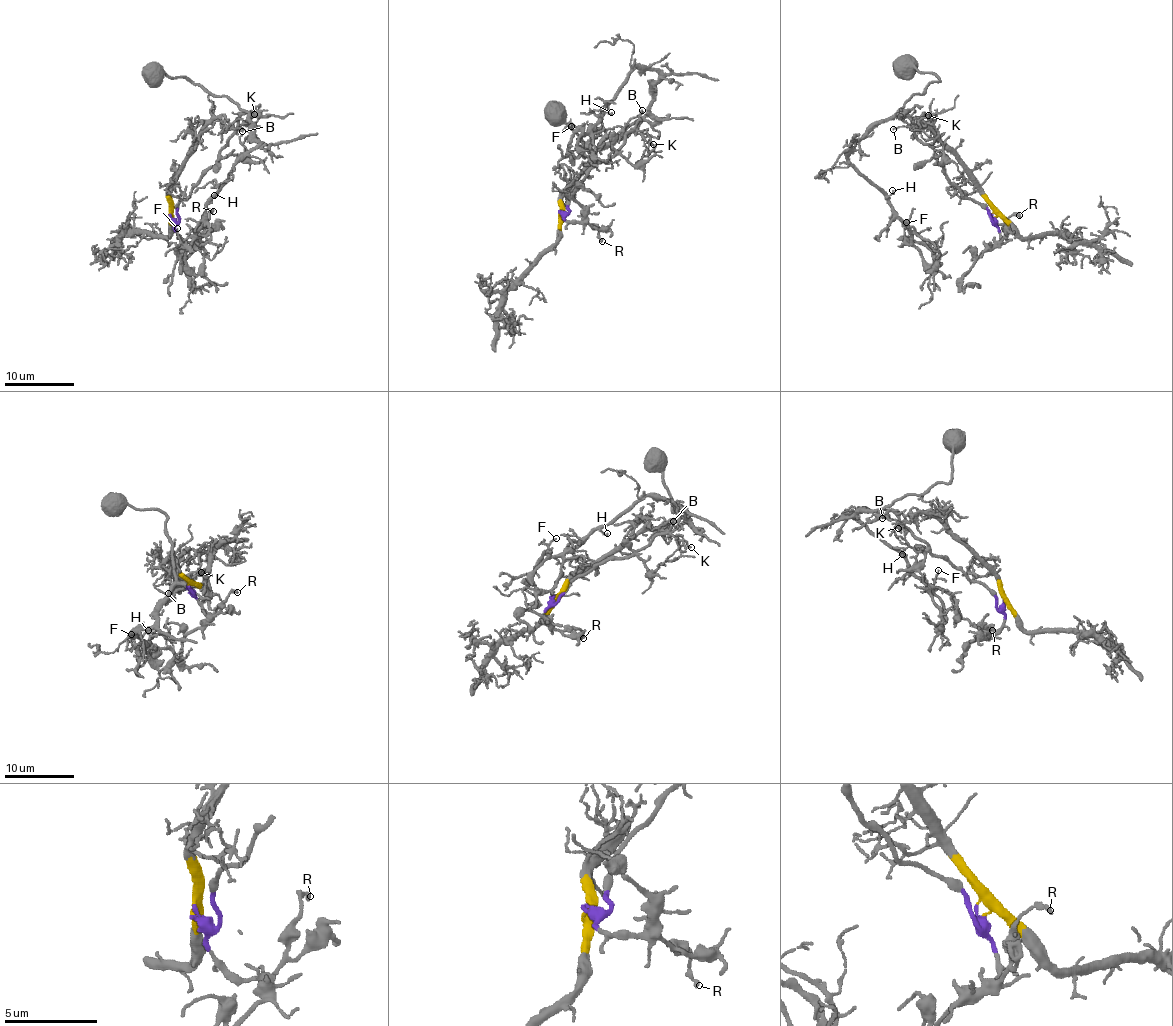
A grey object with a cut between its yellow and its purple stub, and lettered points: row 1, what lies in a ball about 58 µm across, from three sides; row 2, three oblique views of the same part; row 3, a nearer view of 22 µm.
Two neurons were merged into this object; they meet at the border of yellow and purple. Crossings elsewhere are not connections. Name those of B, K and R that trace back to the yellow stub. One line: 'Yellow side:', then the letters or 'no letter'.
Yellow side: B, K

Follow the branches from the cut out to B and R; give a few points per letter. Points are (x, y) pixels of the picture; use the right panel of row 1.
B: (992, 213), (992, 206), (977, 178), (932, 132), (921, 129), (919, 133), (915, 127), (902, 126), (893, 129)
R: (992, 214), (1000, 244), (1005, 237), (1008, 219), (1020, 216)

